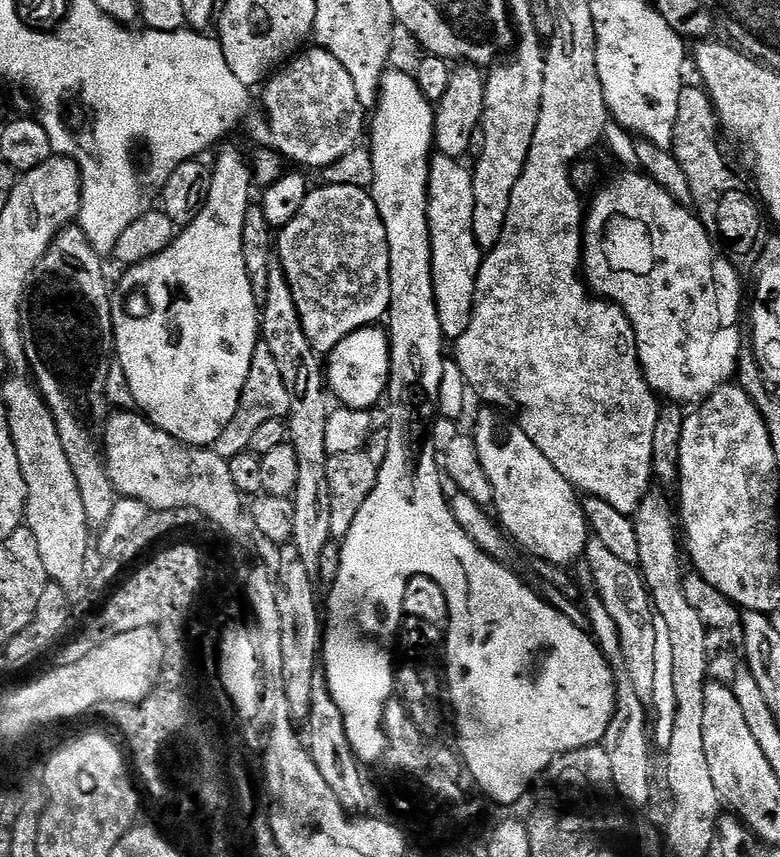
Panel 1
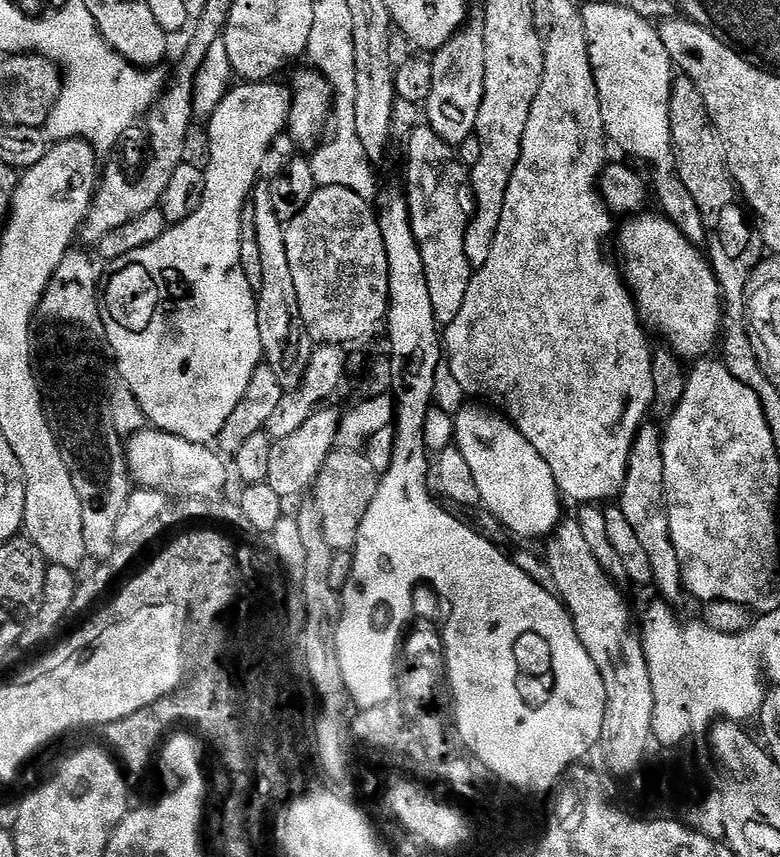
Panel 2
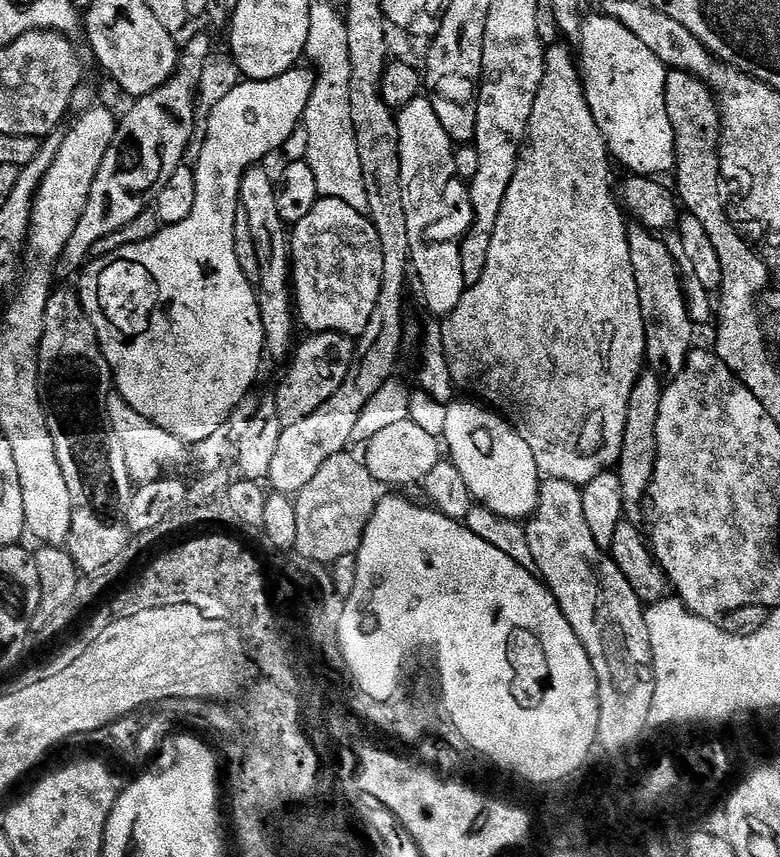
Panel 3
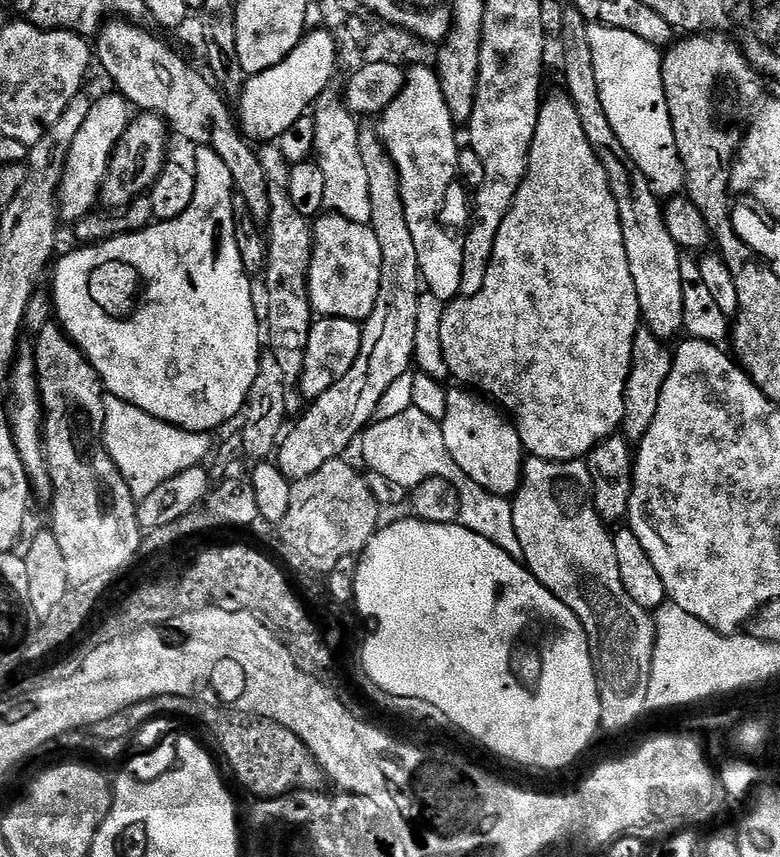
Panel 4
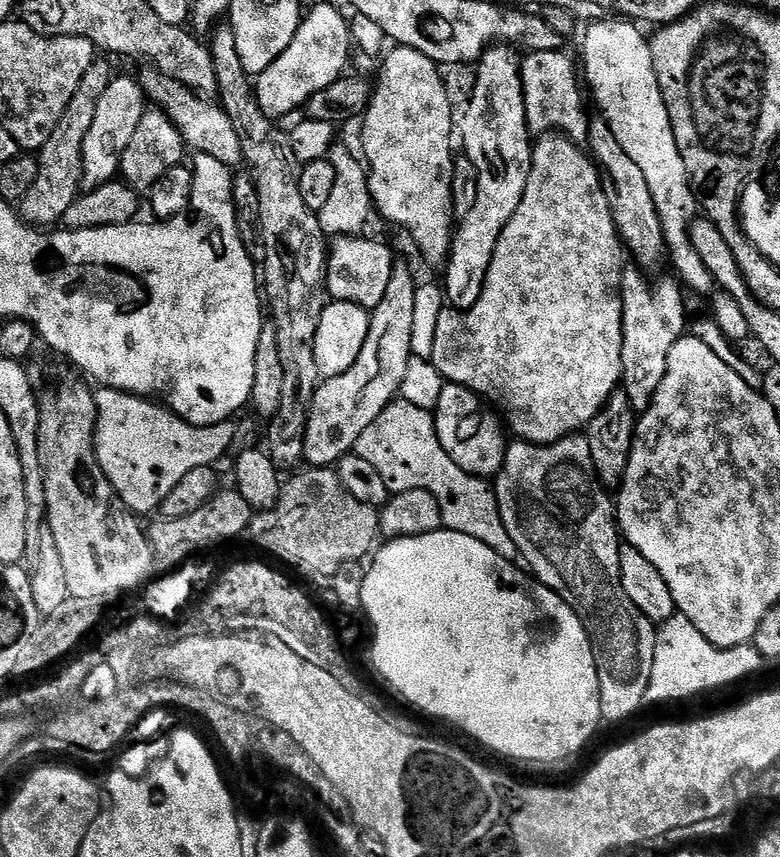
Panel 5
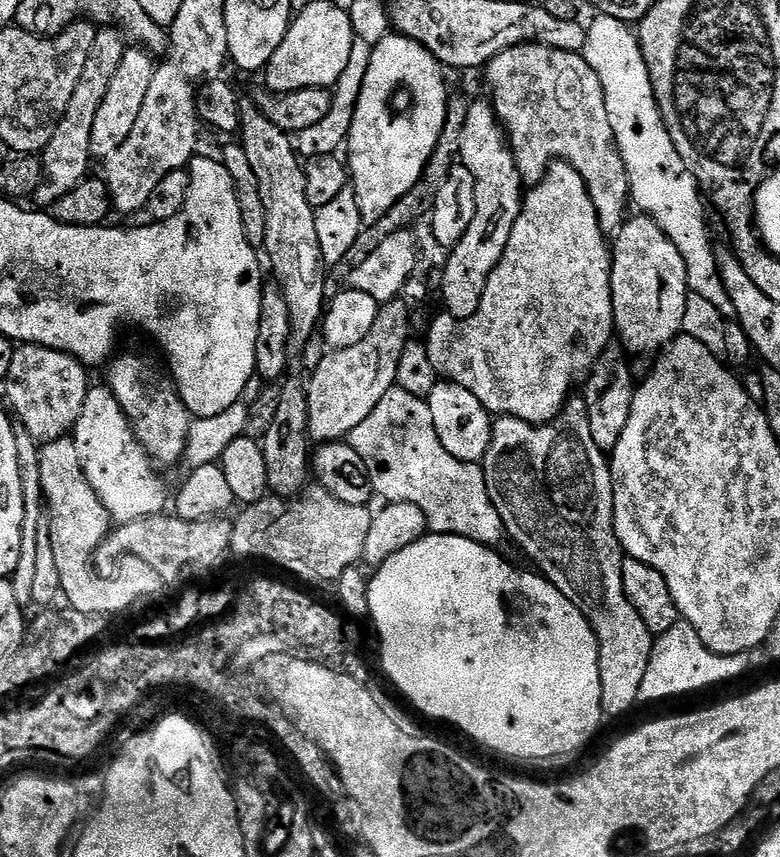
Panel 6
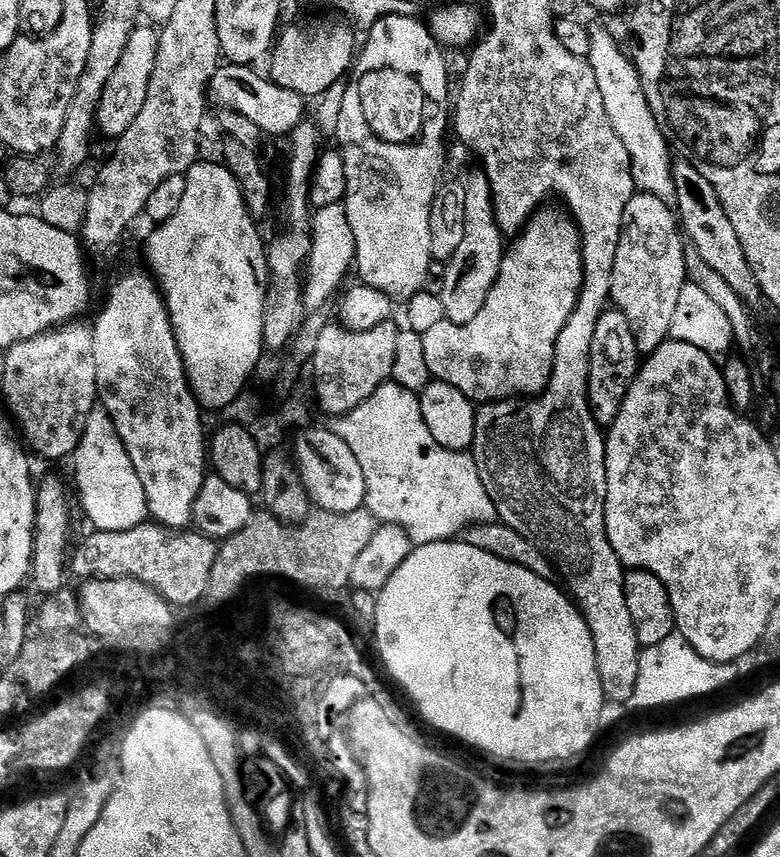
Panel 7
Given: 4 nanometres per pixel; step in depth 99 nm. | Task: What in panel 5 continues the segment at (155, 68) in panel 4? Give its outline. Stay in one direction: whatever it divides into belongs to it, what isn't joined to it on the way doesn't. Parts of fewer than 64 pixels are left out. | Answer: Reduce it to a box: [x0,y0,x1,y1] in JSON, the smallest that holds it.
[138,70,244,169]

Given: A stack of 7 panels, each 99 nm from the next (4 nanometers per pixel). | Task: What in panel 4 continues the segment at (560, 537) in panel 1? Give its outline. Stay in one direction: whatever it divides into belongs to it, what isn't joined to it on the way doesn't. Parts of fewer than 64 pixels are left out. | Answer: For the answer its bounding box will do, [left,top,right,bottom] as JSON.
[442,390,526,497]

